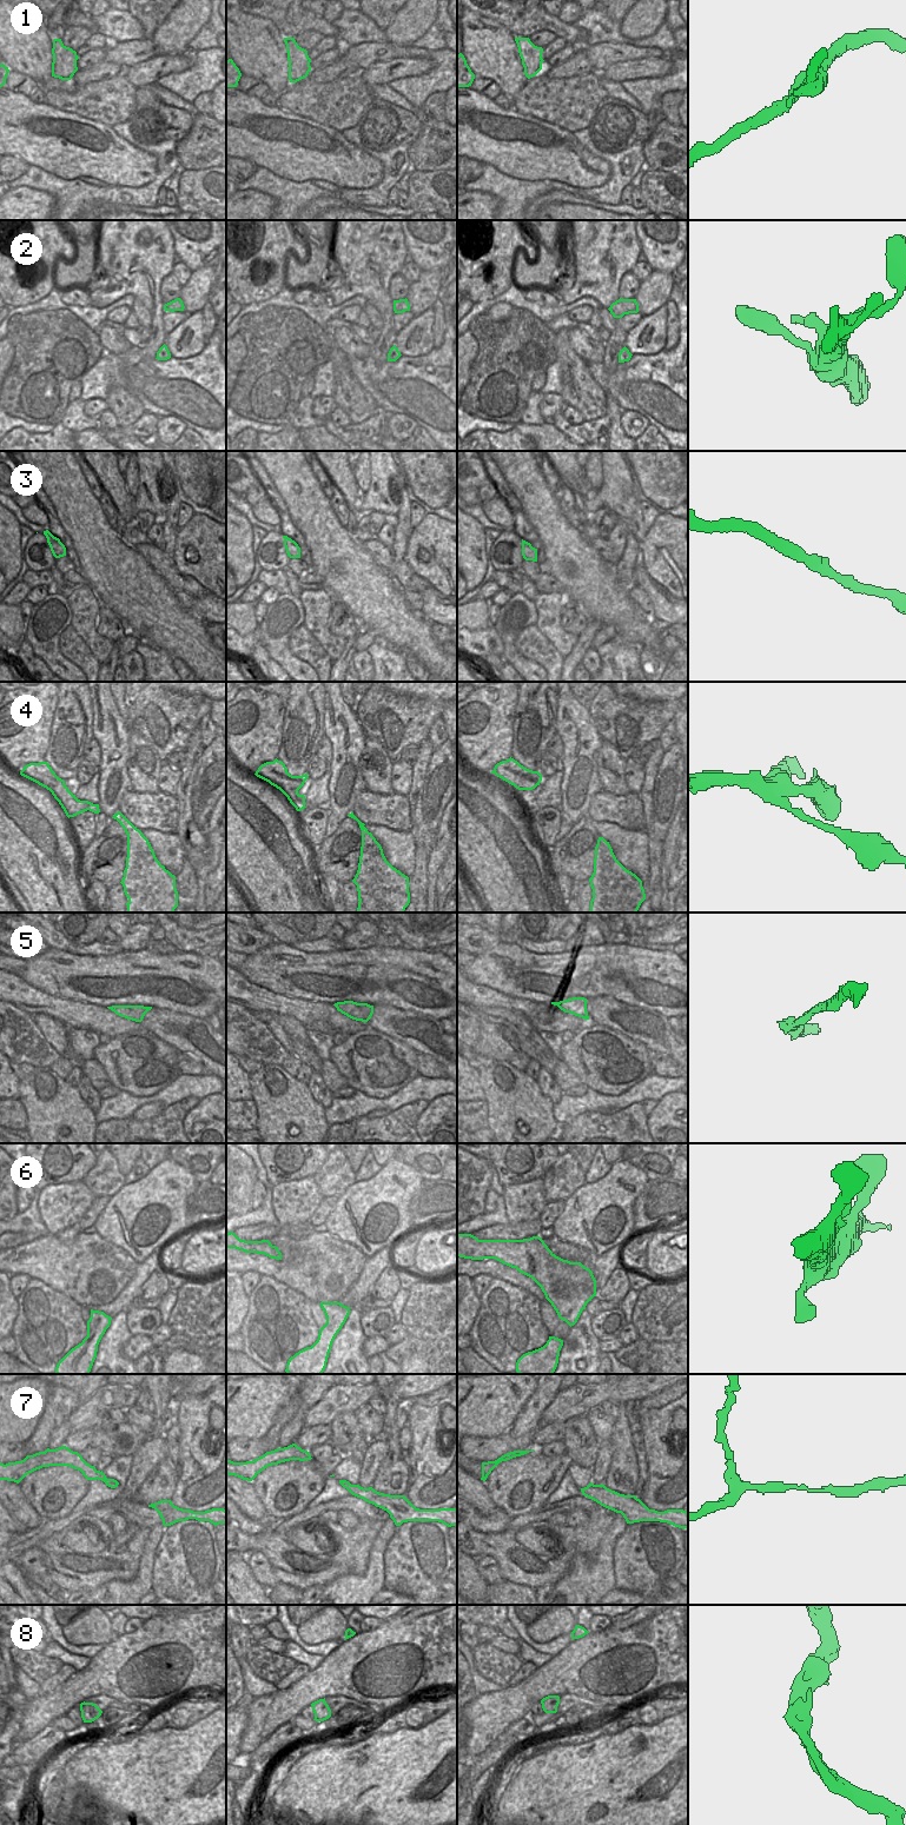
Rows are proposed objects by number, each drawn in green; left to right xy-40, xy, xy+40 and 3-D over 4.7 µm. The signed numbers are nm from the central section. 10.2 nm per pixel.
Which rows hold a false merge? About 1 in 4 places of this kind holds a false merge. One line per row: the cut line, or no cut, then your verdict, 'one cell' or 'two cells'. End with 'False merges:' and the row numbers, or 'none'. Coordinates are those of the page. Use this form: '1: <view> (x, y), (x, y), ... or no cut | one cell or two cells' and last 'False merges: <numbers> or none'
1: no cut | one cell
2: no cut | one cell
3: no cut | one cell
4: xy+40 (508, 760), (516, 770), (528, 778), (535, 778), (539, 784) | two cells
5: no cut | one cell
6: no cut | one cell
7: no cut | one cell
8: no cut | one cell
False merges: 4

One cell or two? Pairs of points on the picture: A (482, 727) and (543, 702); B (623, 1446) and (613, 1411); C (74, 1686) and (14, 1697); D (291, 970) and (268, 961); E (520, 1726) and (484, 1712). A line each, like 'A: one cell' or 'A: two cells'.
A: two cells
B: two cells
C: two cells
D: one cell
E: two cells

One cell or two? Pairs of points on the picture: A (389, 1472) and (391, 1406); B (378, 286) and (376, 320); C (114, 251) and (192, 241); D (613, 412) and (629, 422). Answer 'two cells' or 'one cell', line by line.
A: one cell
B: two cells
C: two cells
D: two cells

